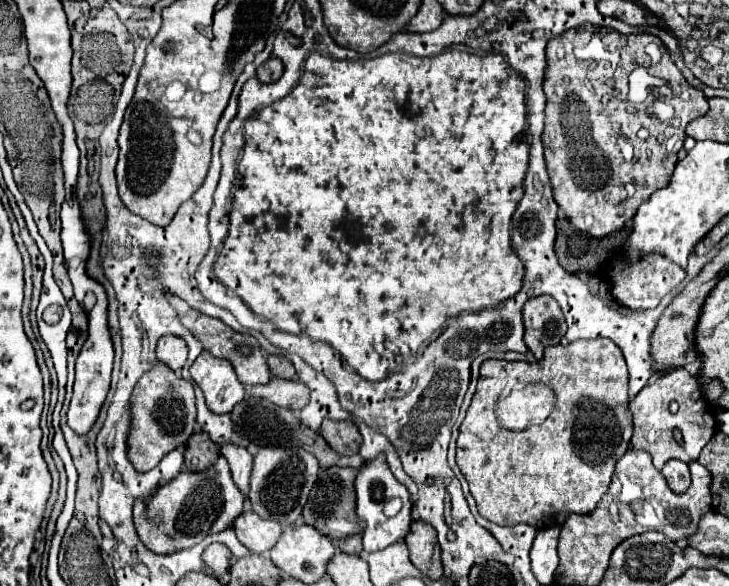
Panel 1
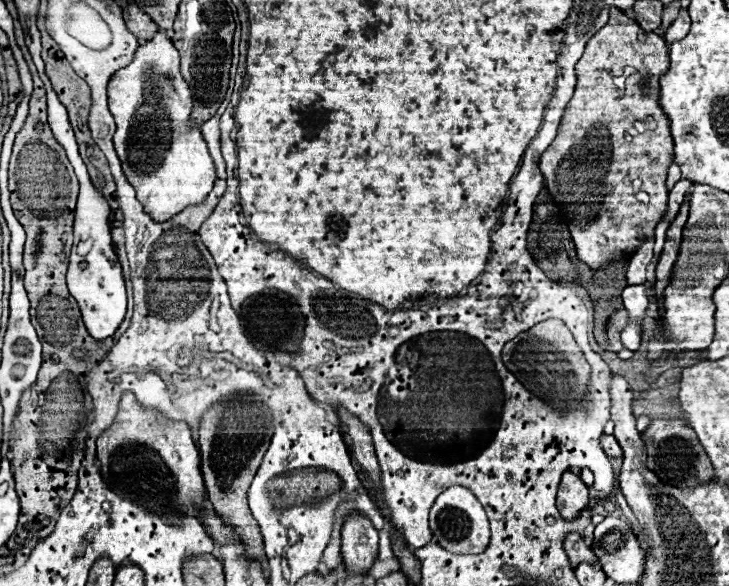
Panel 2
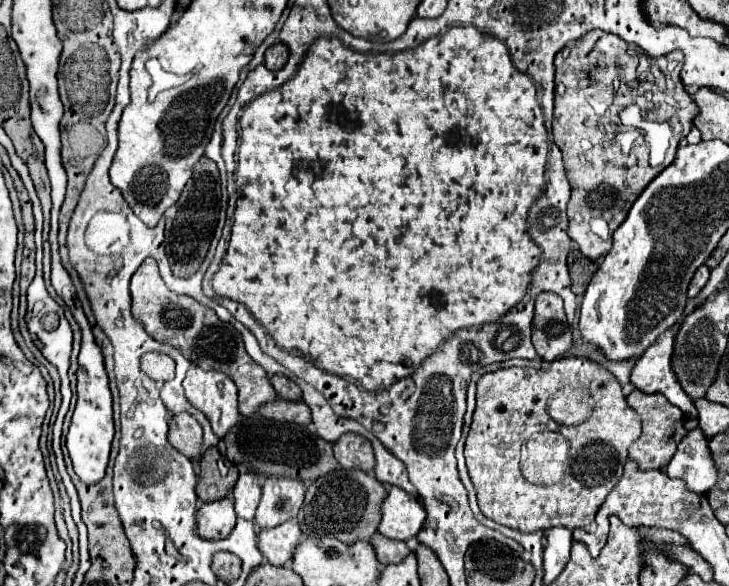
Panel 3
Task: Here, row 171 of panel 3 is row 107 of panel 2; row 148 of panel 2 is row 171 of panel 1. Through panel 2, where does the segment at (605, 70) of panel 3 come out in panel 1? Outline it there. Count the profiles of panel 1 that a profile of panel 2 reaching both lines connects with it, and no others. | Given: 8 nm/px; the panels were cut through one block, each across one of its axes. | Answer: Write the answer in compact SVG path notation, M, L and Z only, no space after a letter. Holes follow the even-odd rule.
M574 30L552 38L546 46L544 94L546 94L548 102L546 102L546 120L544 120L544 132L542 132L546 170L550 176L550 184L554 180L552 190L554 190L556 204L564 210L564 214L572 222L572 226L592 234L594 238L602 238L606 234L620 230L632 218L632 214L636 214L636 206L640 206L640 202L646 202L656 190L668 186L668 178L672 176L672 170L678 162L676 154L682 148L684 126L688 122L692 122L694 118L700 118L708 112L706 96L698 88L690 86L684 80L682 72L680 72L678 82L672 80L668 86L664 86L664 88L668 88L668 90L664 90L664 92L668 92L666 102L676 108L676 112L672 116L674 118L672 134L678 136L678 144L668 152L666 142L670 138L670 128L660 124L656 118L650 118L644 112L642 104L632 104L628 100L628 72L632 72L632 68L634 68L634 62L628 62L628 60L620 60L620 64L616 64L616 66L610 62L598 62L598 60L578 60L574 56ZM640 128L650 130L648 140L638 140L636 132ZM624 142L630 142L634 146L634 158L630 162L626 162L626 158L622 154ZM628 182L632 182L636 186L634 196L626 194L624 184L628 184Z

